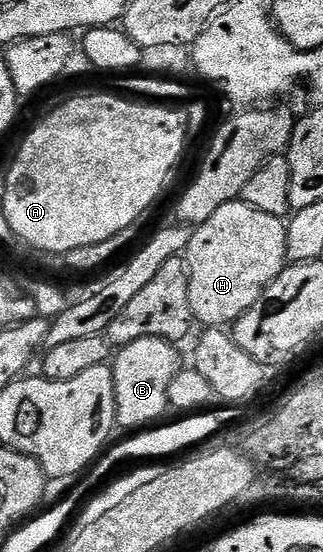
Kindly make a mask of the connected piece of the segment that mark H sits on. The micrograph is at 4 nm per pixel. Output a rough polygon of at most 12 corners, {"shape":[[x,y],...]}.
{"shape":[[245,201],[193,228],[195,320],[237,323],[287,266],[286,223]]}

